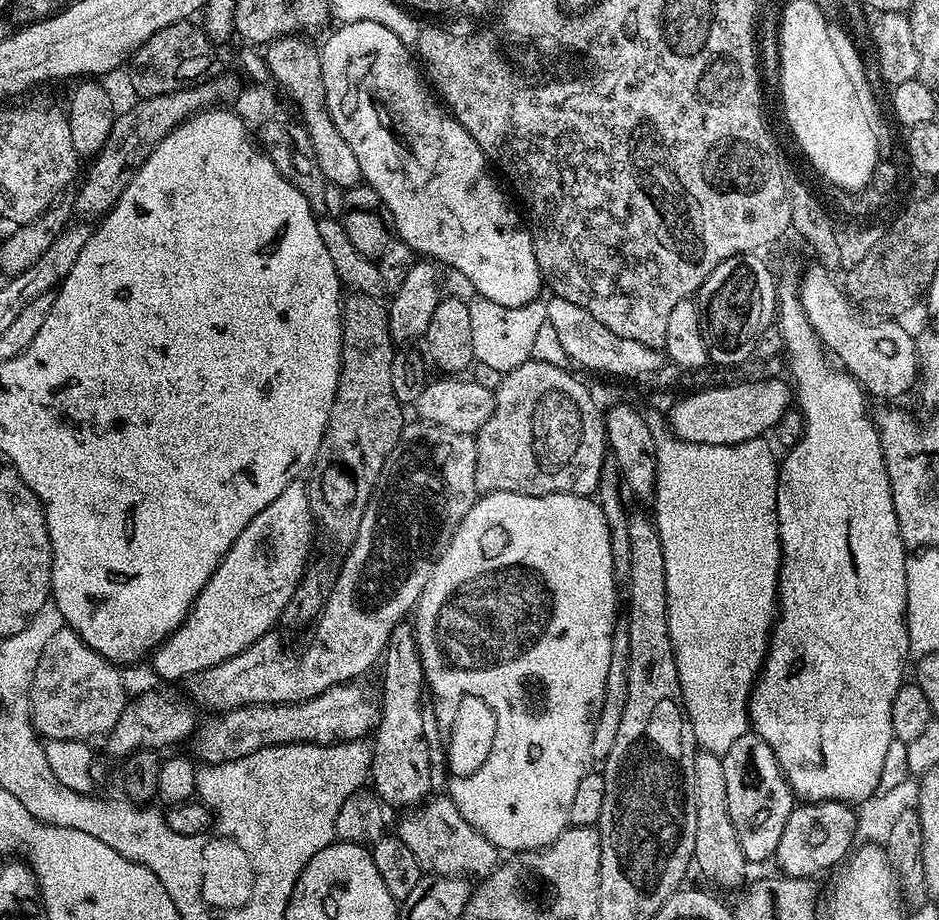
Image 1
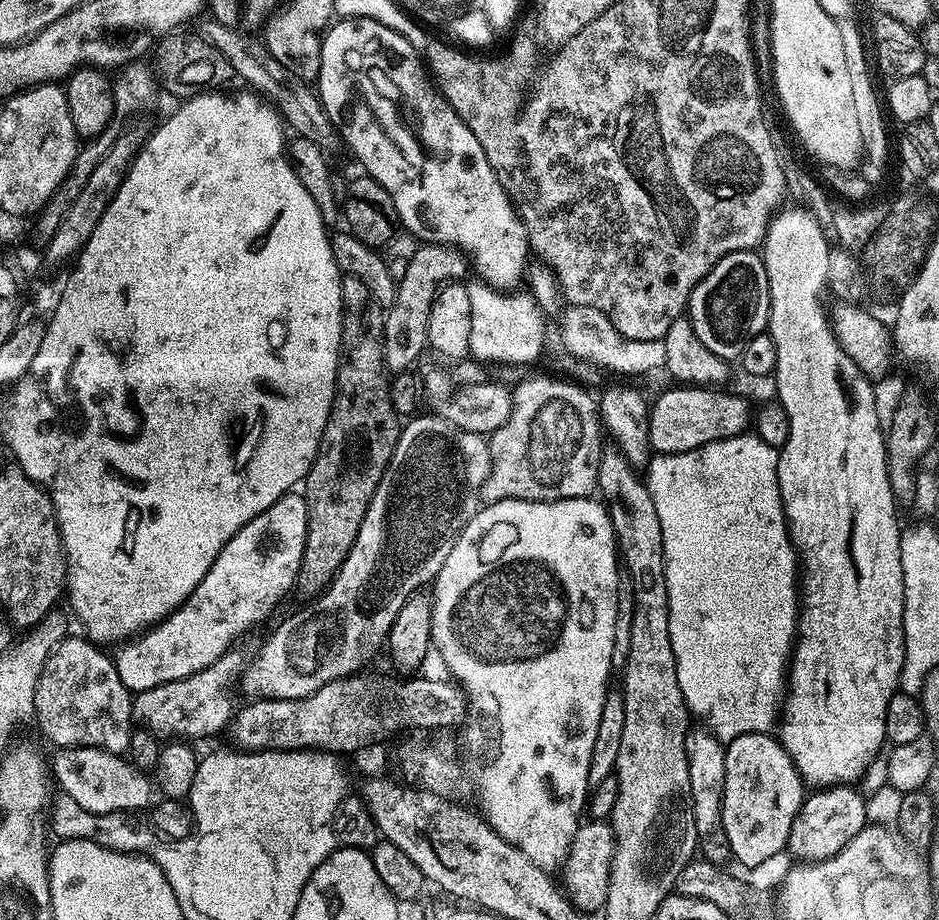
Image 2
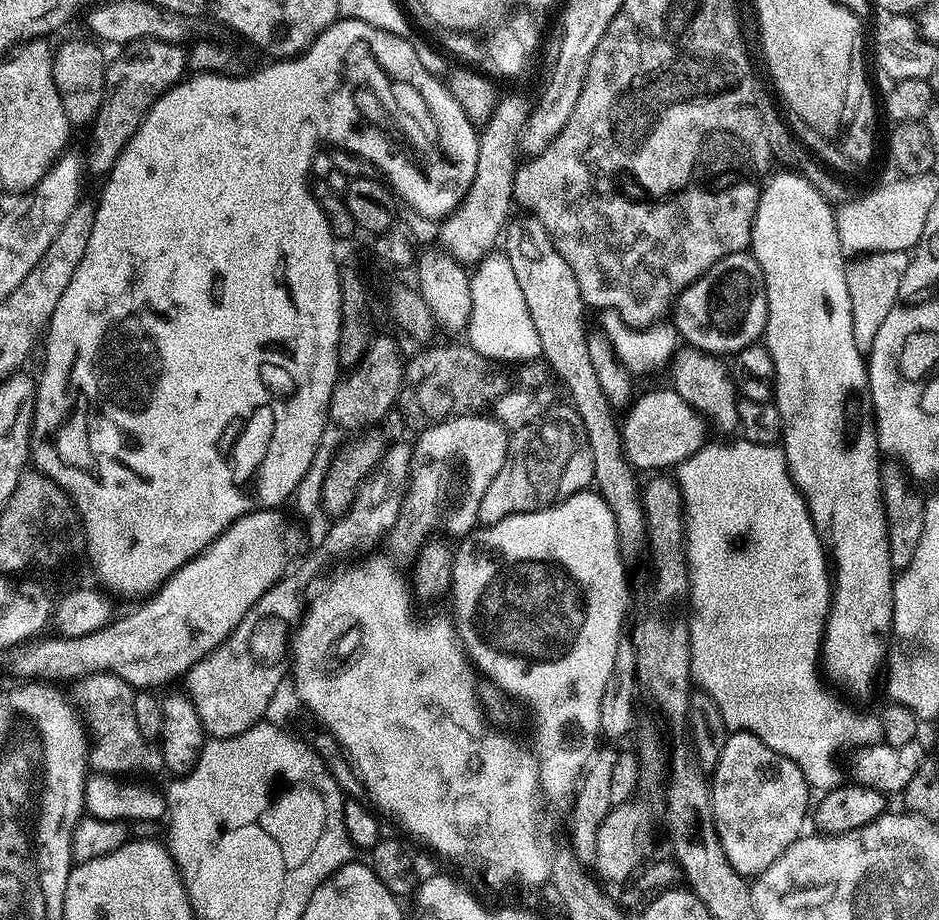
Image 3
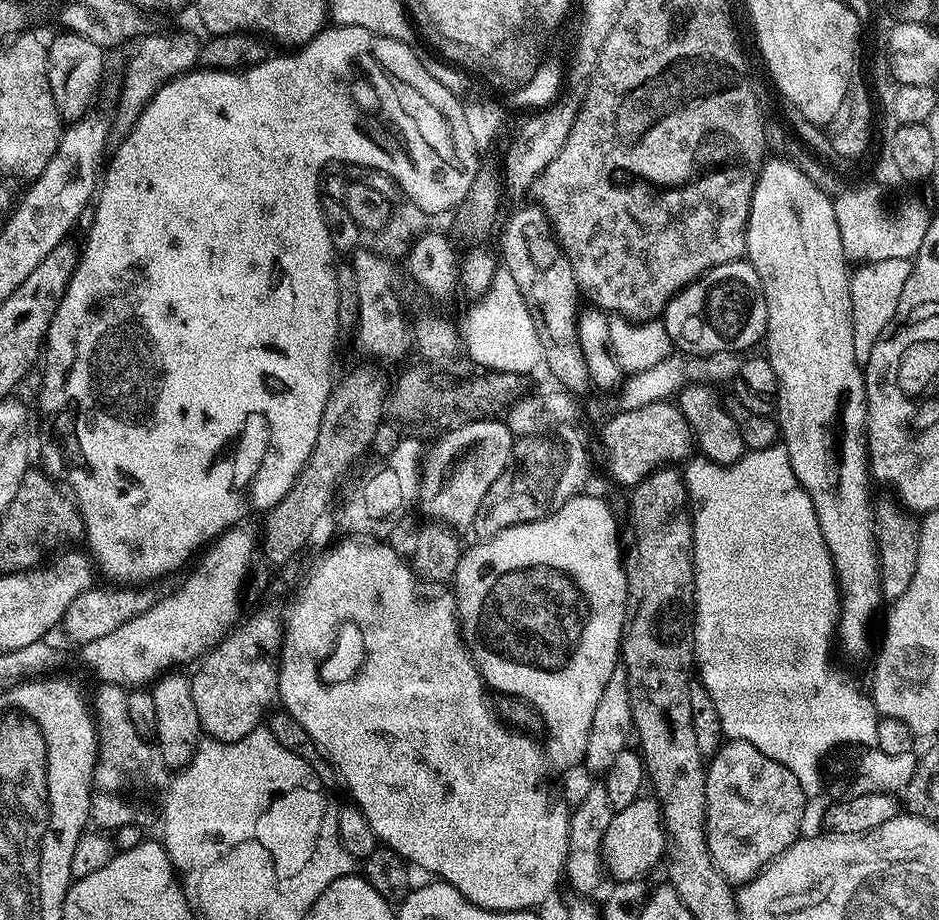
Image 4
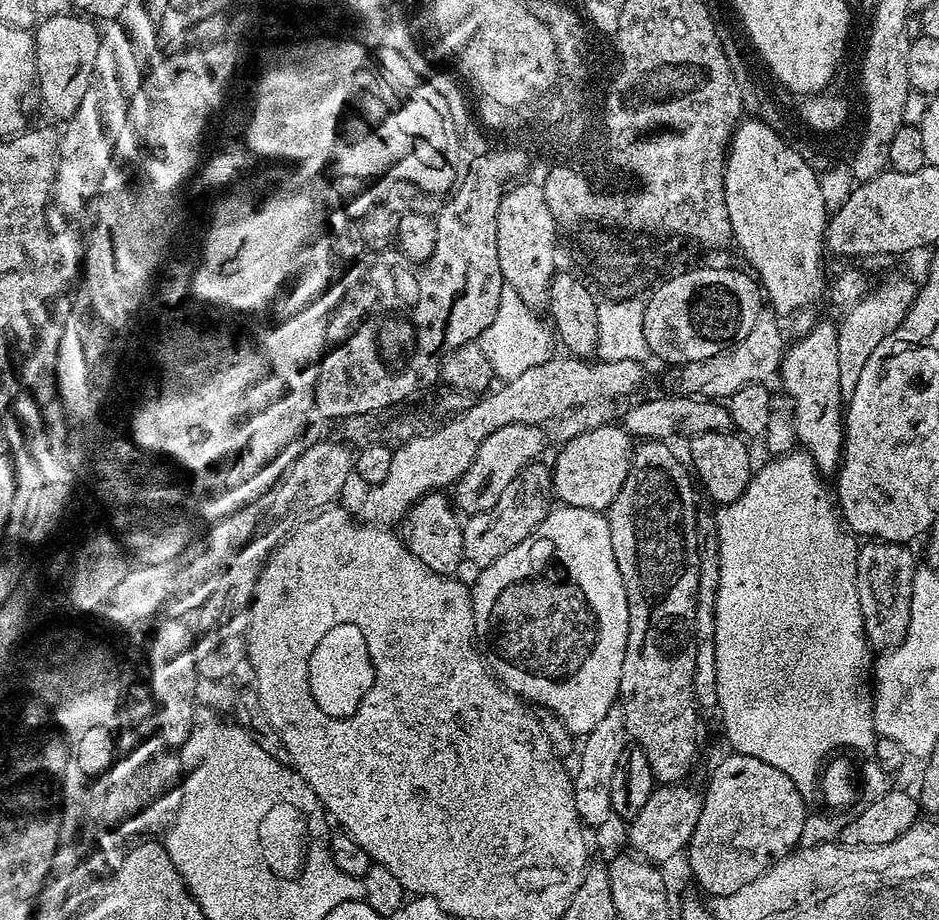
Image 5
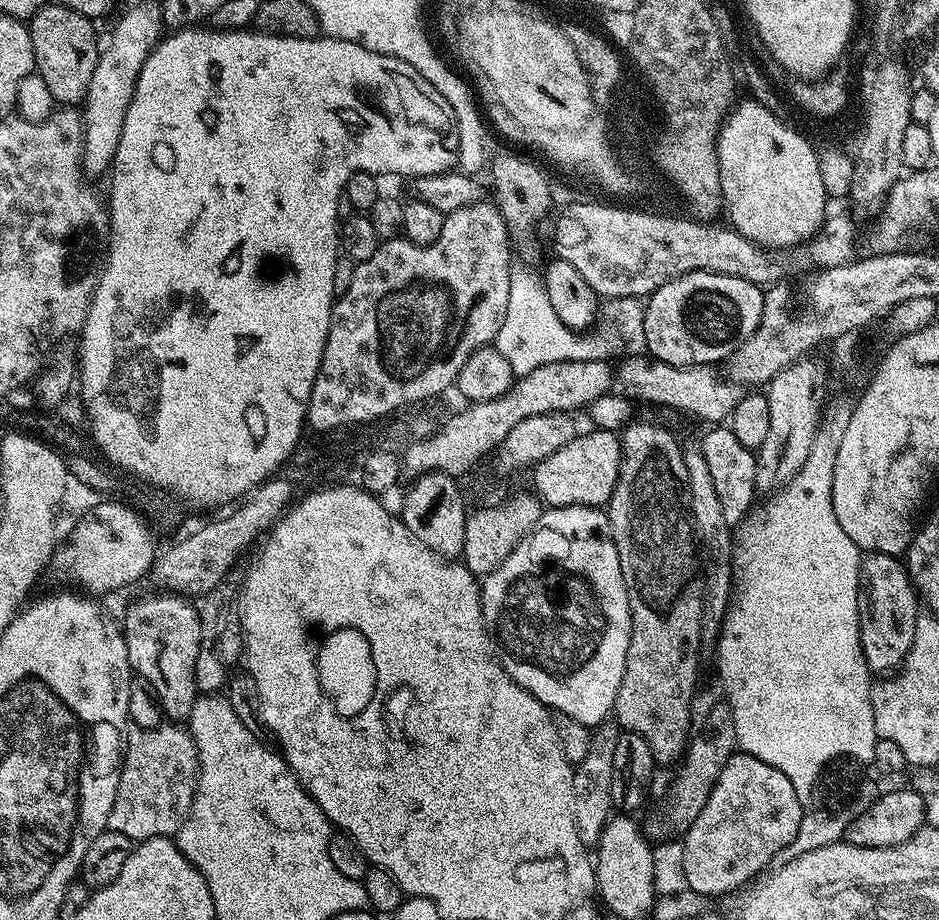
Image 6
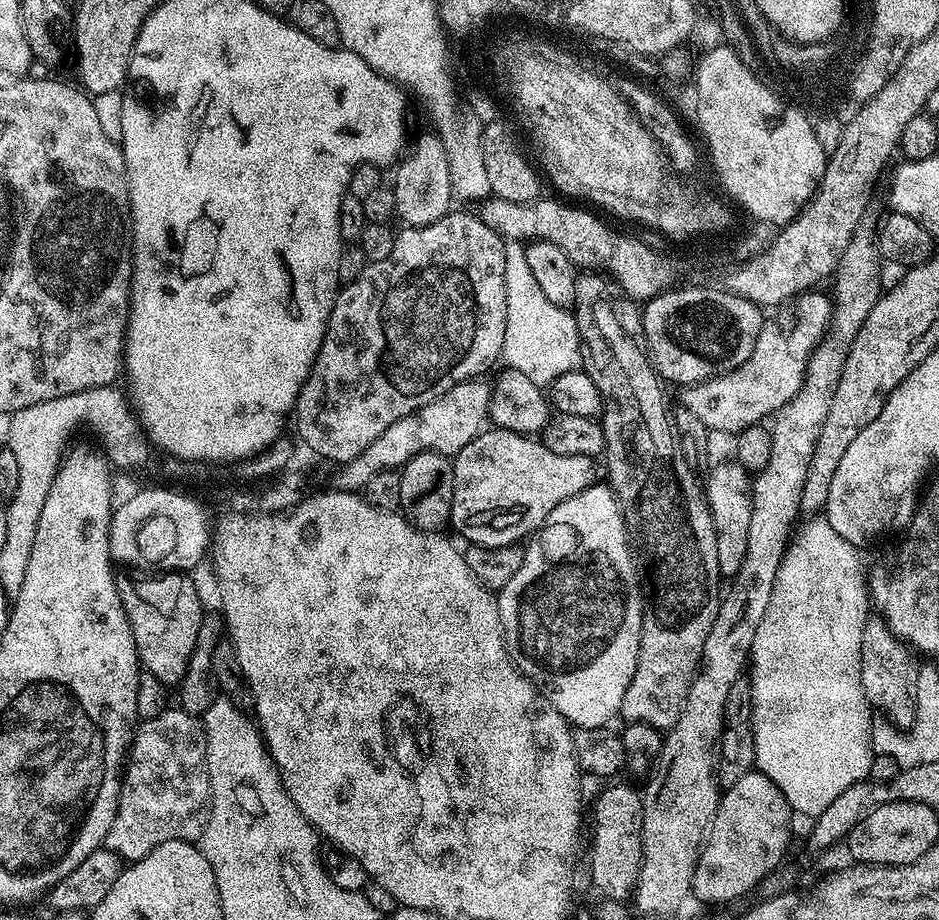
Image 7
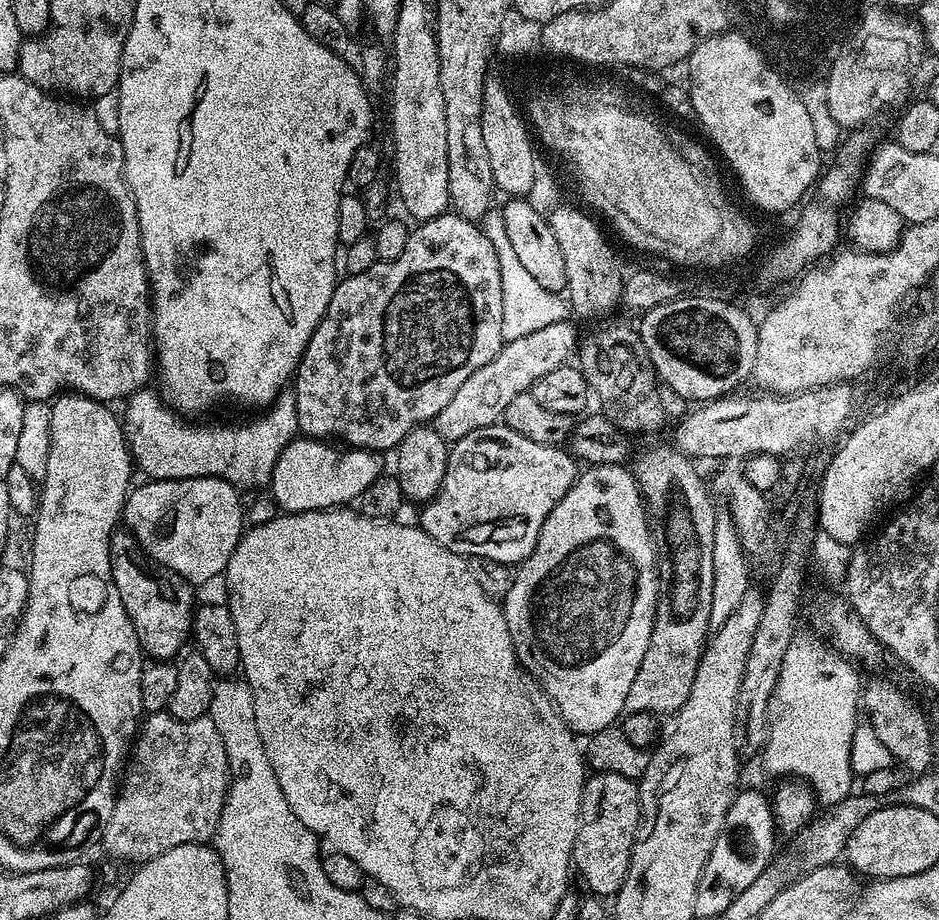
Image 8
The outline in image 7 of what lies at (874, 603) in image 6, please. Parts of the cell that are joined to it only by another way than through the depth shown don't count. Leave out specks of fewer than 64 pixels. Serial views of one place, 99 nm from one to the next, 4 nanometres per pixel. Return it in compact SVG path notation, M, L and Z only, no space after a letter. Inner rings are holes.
M872 618L865 624L860 651L862 690L866 694L869 705L873 709L881 708L889 716L885 717L900 730L911 729L913 722L916 721L918 674L921 665L916 664L915 659L917 660L917 657L913 649L888 629L888 624L883 618Z

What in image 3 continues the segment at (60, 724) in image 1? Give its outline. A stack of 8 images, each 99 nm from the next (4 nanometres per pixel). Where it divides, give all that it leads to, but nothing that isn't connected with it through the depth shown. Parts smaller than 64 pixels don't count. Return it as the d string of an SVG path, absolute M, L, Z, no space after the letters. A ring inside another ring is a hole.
M95 672L81 676L71 688L70 704L86 729L90 741L88 762L97 773L140 774L140 764L144 764L144 774L154 774L164 768L164 759L156 760L160 753L159 747L153 746L142 738L142 734L138 734L138 722L134 718L136 692L126 681L109 672Z

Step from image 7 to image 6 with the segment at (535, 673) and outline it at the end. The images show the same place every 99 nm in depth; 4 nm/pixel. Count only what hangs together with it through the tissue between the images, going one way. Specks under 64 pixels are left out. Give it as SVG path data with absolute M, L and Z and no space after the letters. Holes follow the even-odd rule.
M583 506L549 507L547 510L541 511L540 523L490 575L483 577L480 589L480 605L484 607L484 622L498 645L500 662L510 674L510 678L514 682L518 682L518 686L522 686L527 692L534 694L534 698L538 698L545 706L552 709L553 713L561 712L569 715L570 718L587 726L600 726L607 721L604 720L607 716L609 719L618 694L618 686L622 686L622 674L626 670L626 650L630 646L632 637L632 611L628 601L630 584L626 579L625 565L624 568L620 565L620 552L616 549L612 528L602 513L600 508Z

